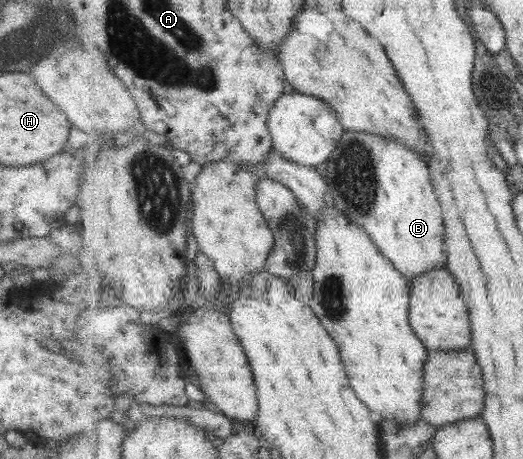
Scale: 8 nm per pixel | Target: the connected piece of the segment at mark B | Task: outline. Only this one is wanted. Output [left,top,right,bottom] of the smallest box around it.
[326,131,448,282]

